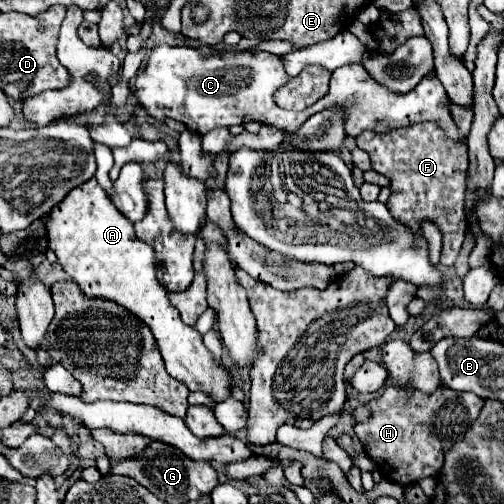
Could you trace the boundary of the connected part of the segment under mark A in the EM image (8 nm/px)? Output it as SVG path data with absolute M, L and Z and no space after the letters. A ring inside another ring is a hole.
M95 178L69 192L69 196L49 212L49 248L57 254L59 264L71 280L79 284L85 296L115 300L151 328L169 376L183 382L189 392L205 392L215 402L231 394L231 374L215 362L203 344L203 336L193 326L183 324L167 298L167 290L159 284L153 248L137 240L133 224L113 206Z

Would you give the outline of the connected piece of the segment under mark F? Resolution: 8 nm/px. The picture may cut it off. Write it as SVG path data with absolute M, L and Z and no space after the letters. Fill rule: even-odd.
M429 122L413 124L413 126L407 126L407 128L383 132L383 134L381 132L363 132L361 136L357 136L357 146L371 156L373 170L383 174L391 182L391 186L389 186L391 188L391 196L389 196L385 206L389 208L393 220L401 220L401 224L409 224L411 232L417 232L419 236L423 236L423 232L421 232L421 224L423 222L437 224L437 228L443 234L441 264L443 266L453 266L453 262L455 262L455 258L457 258L457 254L461 250L465 232L467 232L465 212L463 212L467 166L469 166L467 146L459 144L455 140L449 140L445 136L445 132L441 132L441 128L437 124L429 124Z

